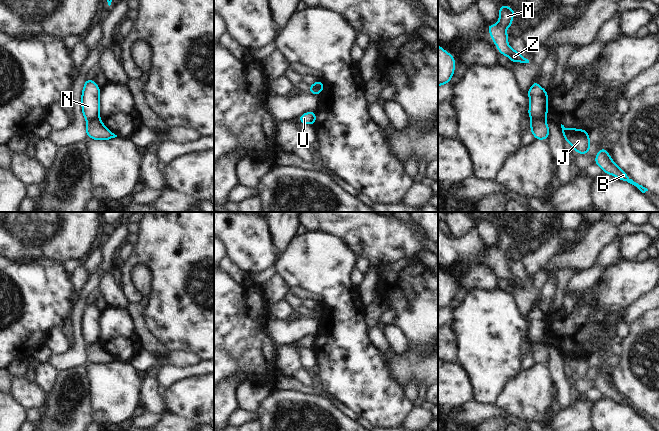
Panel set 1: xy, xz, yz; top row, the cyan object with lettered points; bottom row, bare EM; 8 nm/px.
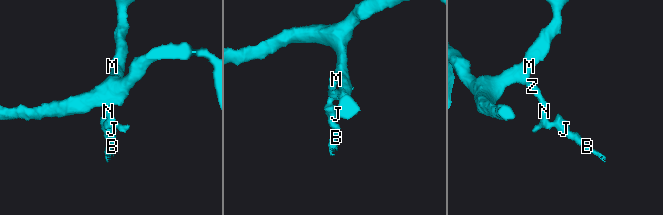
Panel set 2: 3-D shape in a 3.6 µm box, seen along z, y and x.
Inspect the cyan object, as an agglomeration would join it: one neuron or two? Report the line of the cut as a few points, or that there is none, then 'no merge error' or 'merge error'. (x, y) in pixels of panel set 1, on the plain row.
yz (544, 342), (533, 342), (531, 344) | merge error

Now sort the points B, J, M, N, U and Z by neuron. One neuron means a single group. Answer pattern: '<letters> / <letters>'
B J U / M N Z

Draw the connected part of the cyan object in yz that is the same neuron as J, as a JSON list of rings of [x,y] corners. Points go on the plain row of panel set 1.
[[[561,348],[564,363],[578,378],[587,378],[590,375],[590,361],[585,353],[577,354],[575,351],[567,353]]]

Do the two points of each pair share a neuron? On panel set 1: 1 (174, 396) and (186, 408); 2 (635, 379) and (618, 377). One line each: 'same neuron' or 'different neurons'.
1: same neuron
2: same neuron

